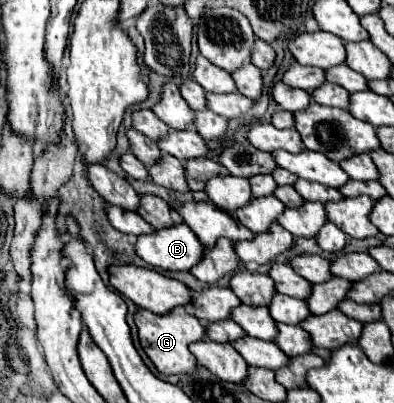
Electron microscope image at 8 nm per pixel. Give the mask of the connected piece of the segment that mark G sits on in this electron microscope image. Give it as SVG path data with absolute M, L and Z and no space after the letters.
M177 307L177 311L171 311L169 315L161 317L147 309L139 309L135 313L135 325L139 329L139 341L143 351L153 361L153 365L161 375L181 375L181 373L191 375L193 371L197 371L197 361L195 355L189 351L189 343L201 341L205 337L205 327L195 315L187 313L185 307Z

